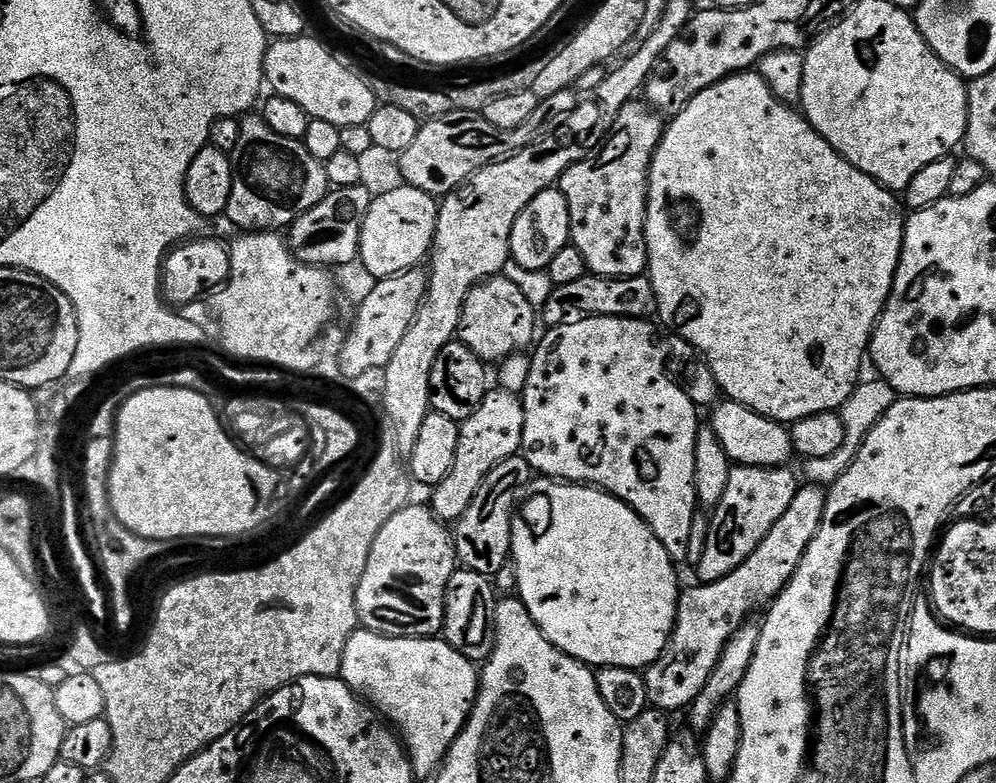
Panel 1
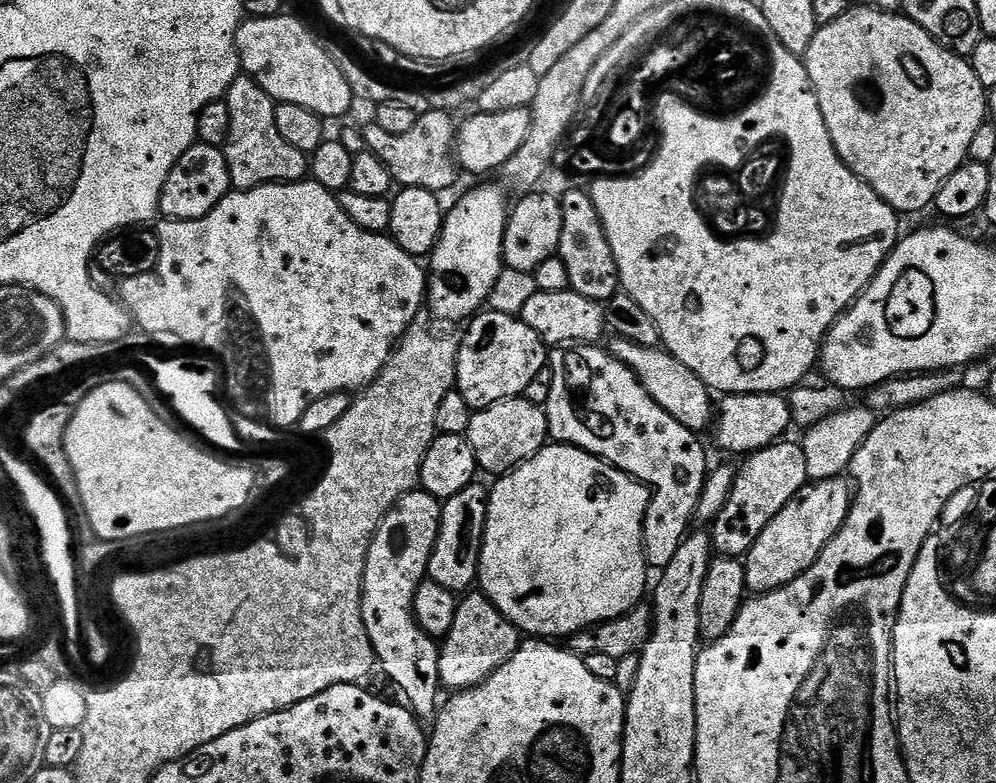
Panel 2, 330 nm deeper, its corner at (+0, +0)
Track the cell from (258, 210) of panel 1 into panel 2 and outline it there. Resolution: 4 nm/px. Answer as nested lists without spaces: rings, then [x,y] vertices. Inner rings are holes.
[[[249,76],[236,77],[230,86],[226,103],[230,110],[230,134],[222,151],[228,163],[228,179],[236,190],[256,188],[260,184],[294,184],[309,175],[310,160],[305,153],[294,150],[290,142],[278,134],[274,122],[276,101]]]

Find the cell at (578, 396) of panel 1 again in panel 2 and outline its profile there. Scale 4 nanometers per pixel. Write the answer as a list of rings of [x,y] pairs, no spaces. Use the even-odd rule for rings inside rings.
[[[572,344],[571,346],[557,347],[550,356],[550,373],[551,372],[552,381],[548,384],[548,404],[546,403],[549,437],[551,437],[555,443],[574,445],[584,452],[590,452],[592,455],[600,457],[601,460],[608,461],[608,463],[613,464],[615,468],[618,468],[620,472],[628,474],[631,484],[647,486],[650,489],[648,513],[644,519],[644,556],[648,559],[649,569],[664,569],[670,562],[670,558],[674,558],[674,554],[678,554],[678,546],[684,541],[685,536],[687,536],[690,531],[690,525],[688,525],[688,523],[693,523],[696,514],[696,503],[698,502],[700,491],[710,471],[708,460],[704,457],[704,448],[700,445],[701,437],[697,435],[697,433],[690,431],[686,426],[682,426],[682,422],[678,422],[678,418],[670,418],[670,414],[666,414],[666,410],[662,410],[662,406],[658,406],[658,402],[654,402],[654,398],[650,398],[650,394],[646,394],[642,382],[638,382],[638,378],[632,371],[618,358],[614,358],[611,351],[604,349],[603,352],[600,346]]]

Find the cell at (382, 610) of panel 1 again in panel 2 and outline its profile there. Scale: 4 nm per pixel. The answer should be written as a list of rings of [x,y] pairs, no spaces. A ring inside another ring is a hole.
[[[413,490],[405,494],[395,506],[384,515],[379,530],[374,534],[368,551],[368,561],[364,567],[364,593],[362,594],[362,618],[366,622],[366,634],[376,651],[379,667],[400,687],[407,707],[421,721],[435,721],[440,692],[440,650],[437,641],[420,629],[414,614],[414,594],[428,575],[428,563],[440,533],[441,501],[423,490]]]

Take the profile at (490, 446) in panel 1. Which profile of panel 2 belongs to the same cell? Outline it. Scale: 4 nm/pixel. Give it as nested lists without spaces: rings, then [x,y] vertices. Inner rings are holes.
[[[516,396],[513,400],[503,400],[489,408],[473,411],[466,435],[481,473],[489,472],[492,478],[506,476],[549,443],[548,413],[528,399]]]

